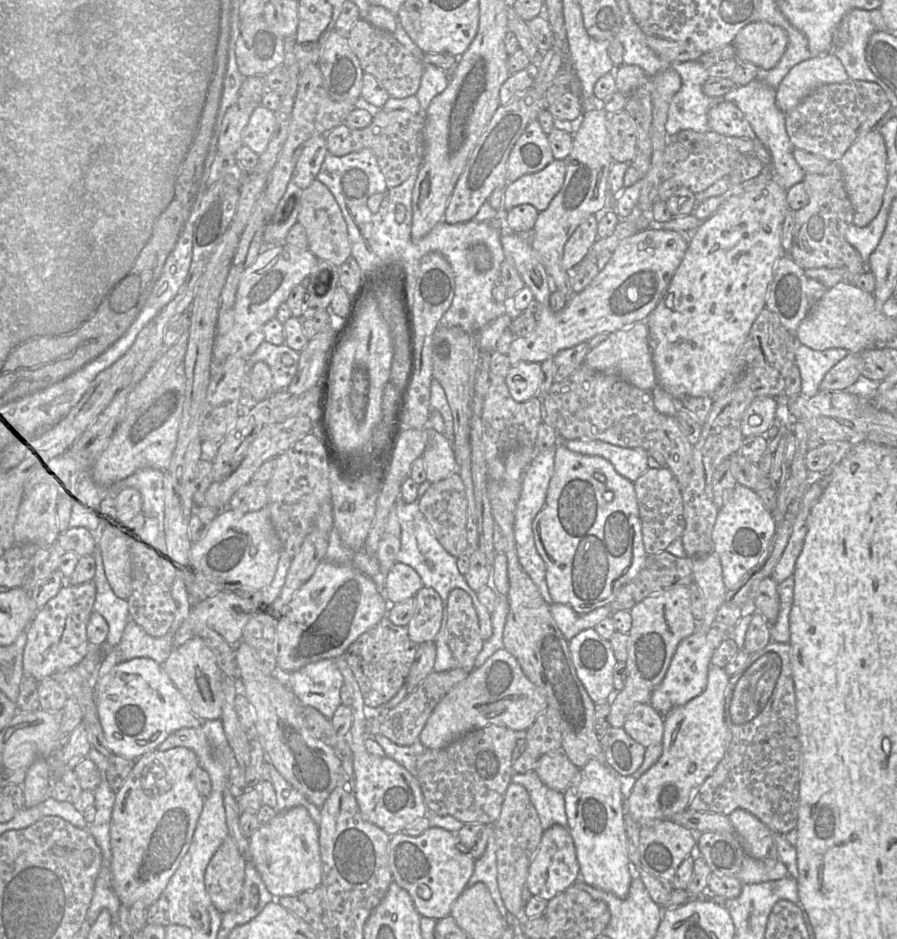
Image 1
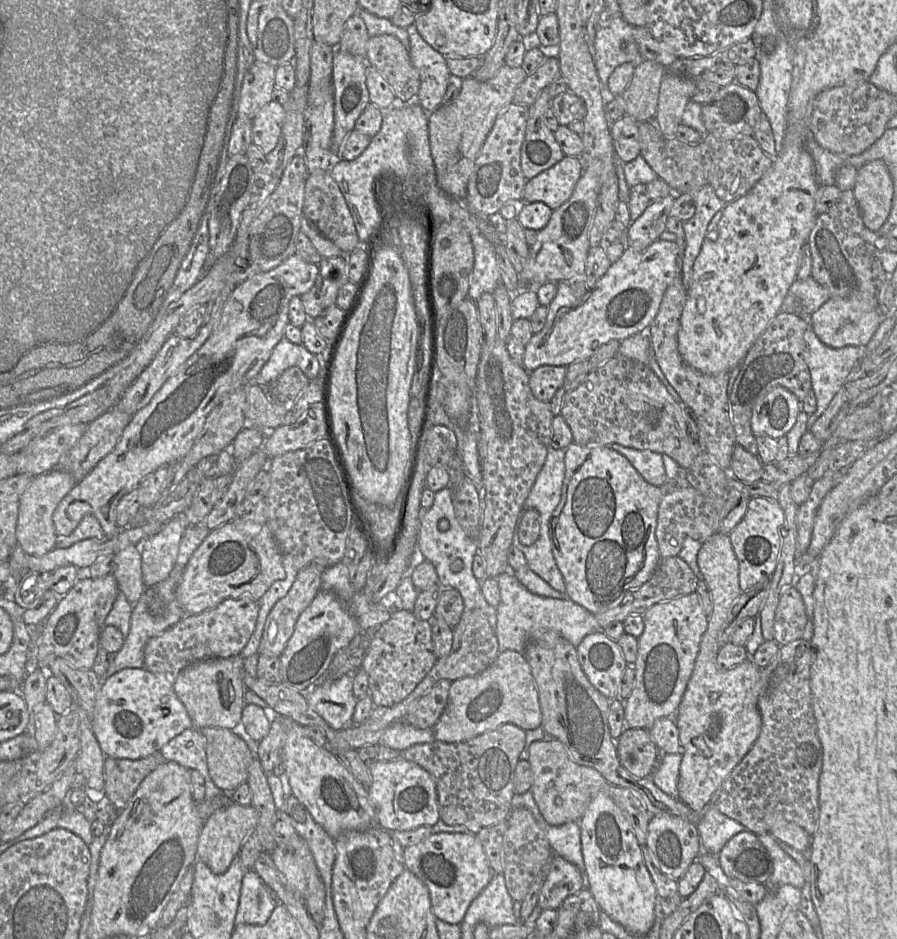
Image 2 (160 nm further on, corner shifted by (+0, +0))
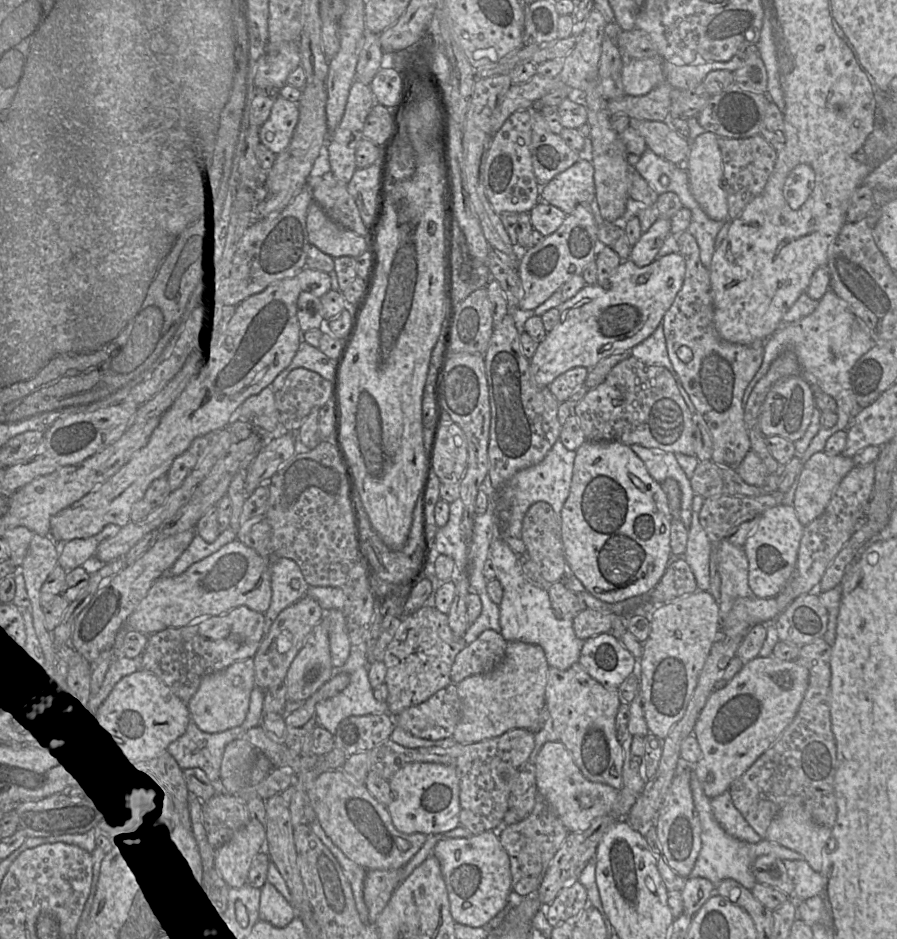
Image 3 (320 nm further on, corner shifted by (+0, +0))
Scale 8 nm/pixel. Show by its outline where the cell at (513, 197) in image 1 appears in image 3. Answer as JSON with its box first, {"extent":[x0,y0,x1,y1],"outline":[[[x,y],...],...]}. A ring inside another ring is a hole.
{"extent":[540,158,595,215],"outline":[[[580,158],[575,164],[556,175],[540,189],[540,201],[551,204],[566,215],[577,205],[592,205],[595,199],[594,168],[588,158]]]}

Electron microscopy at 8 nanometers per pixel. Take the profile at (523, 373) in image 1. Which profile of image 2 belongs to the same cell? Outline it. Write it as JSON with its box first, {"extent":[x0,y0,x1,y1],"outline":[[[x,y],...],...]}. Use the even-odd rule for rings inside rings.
{"extent":[529,366,566,403],"outline":[[[540,366],[530,372],[529,386],[538,400],[549,403],[557,390],[562,387],[566,376],[566,367]]]}

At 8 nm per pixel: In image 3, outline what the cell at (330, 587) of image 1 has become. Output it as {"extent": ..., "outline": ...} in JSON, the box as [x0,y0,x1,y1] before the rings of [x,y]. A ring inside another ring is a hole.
{"extent":[284,622,335,700],"outline":[[[325,622],[318,623],[288,668],[284,679],[287,699],[307,700],[335,673]]]}

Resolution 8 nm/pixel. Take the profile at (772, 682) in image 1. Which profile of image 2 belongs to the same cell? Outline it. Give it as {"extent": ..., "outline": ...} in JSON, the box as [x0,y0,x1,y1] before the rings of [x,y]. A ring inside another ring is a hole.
{"extent":[708,639,823,836],"outline":[[[797,639],[782,645],[774,659],[761,668],[757,683],[757,706],[762,719],[760,734],[749,752],[710,799],[708,806],[741,823],[755,835],[770,833],[775,824],[785,822],[797,824],[810,836],[817,830],[820,817],[819,777],[823,764],[823,750],[817,734],[810,685],[810,671],[815,660],[816,652],[811,642]]]}

